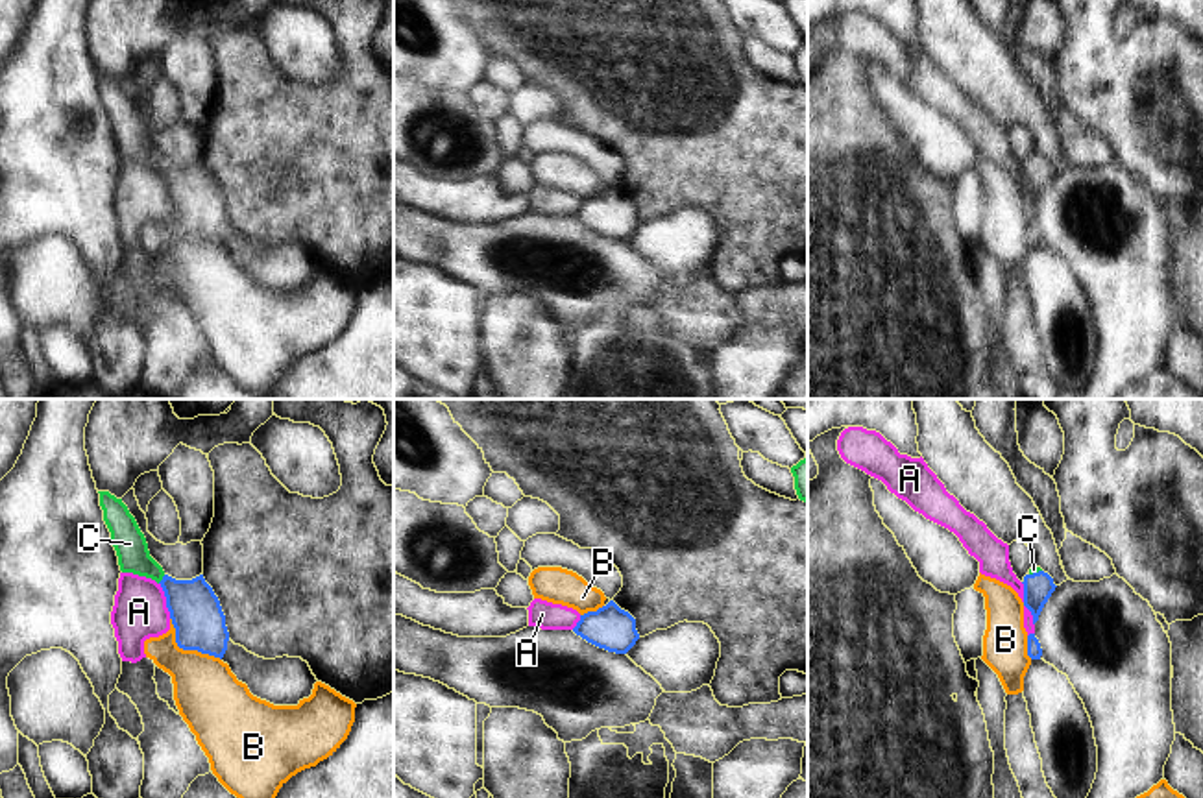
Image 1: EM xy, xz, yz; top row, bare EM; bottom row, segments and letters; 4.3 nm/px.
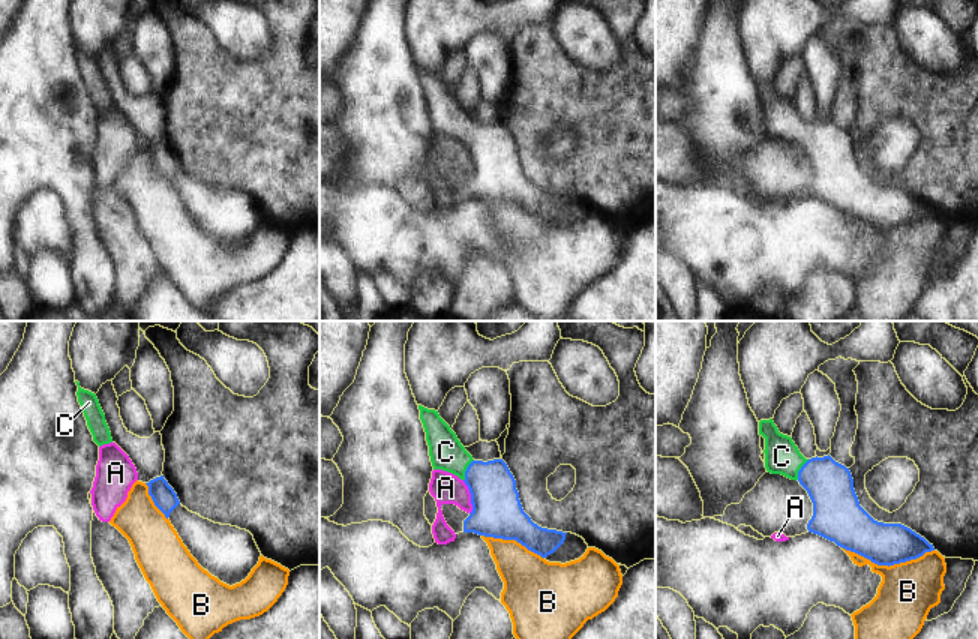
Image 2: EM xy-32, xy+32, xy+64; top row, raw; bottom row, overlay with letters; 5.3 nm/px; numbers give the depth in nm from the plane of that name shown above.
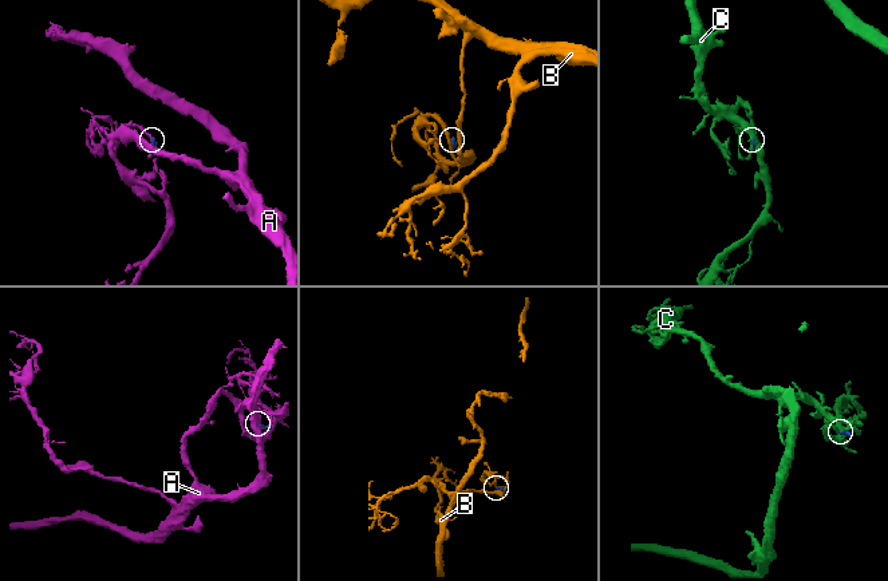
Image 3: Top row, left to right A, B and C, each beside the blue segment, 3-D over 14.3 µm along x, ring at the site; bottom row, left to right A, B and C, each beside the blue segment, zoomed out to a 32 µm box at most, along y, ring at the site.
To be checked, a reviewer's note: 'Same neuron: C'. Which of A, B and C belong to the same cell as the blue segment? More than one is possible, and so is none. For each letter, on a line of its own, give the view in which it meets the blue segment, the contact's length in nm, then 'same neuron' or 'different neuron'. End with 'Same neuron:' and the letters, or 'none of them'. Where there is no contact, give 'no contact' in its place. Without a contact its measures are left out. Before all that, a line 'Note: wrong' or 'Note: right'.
Note: right
A: xy | 170 nm | different neuron
B: xy | 300 nm | different neuron
C: xy | 50 nm | same neuron
Same neuron: C

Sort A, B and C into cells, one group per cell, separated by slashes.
A / B / C

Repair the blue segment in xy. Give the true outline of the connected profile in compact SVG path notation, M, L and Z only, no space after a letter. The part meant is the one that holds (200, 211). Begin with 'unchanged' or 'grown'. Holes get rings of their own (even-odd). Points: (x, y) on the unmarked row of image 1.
grown | M109 78L98 79L120 157L152 164L163 174L179 235L222 246L227 236L229 218L220 187L203 161L192 166L168 163L150 142L146 124L122 85Z

